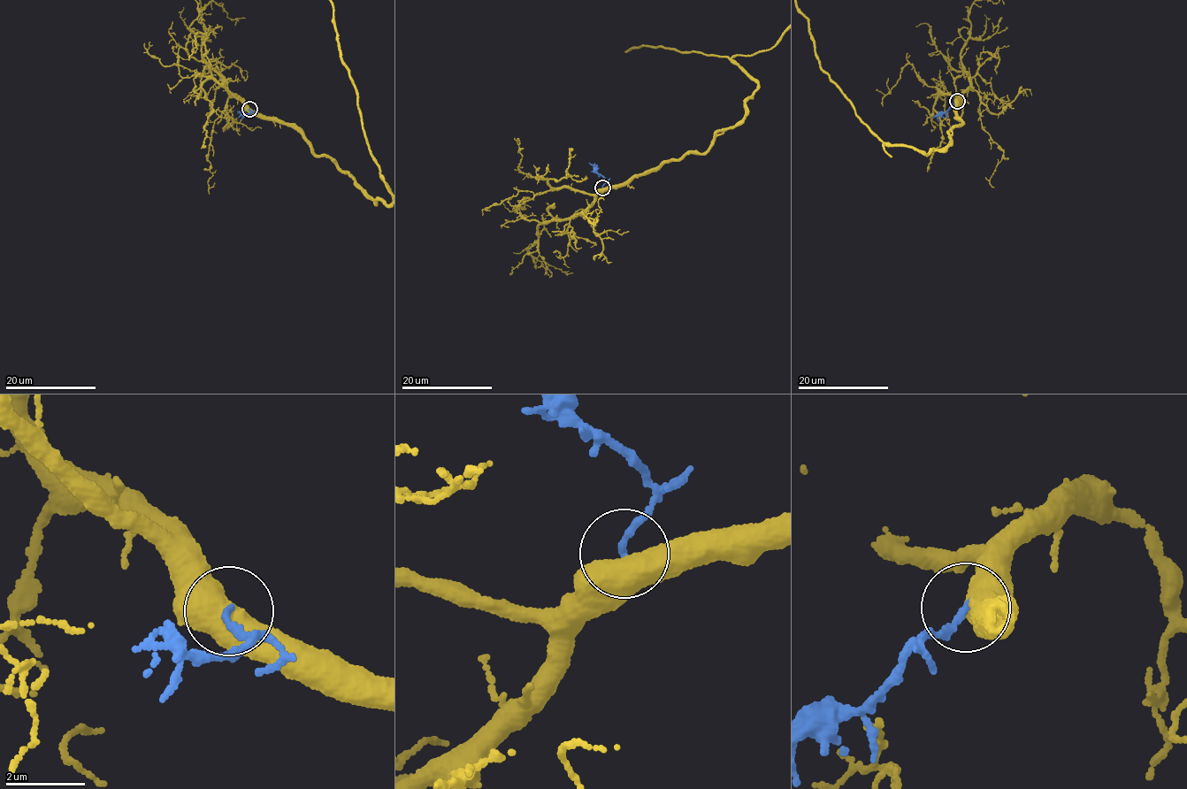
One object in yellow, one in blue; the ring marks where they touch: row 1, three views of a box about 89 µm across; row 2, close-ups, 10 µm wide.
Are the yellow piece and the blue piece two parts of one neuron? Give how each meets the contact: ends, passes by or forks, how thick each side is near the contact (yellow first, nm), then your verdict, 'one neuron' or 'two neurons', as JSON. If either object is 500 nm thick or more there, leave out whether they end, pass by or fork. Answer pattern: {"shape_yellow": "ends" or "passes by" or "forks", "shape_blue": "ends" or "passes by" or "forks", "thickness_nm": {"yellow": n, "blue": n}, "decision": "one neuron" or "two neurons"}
{"thickness_nm": {"yellow": 550, "blue": 160}, "decision": "two neurons"}

